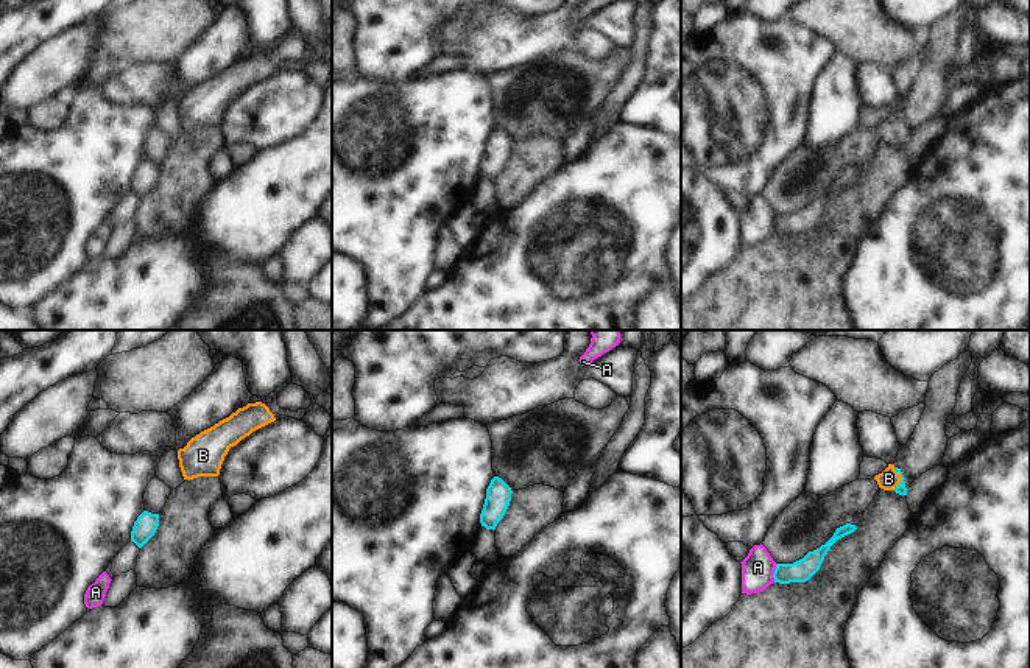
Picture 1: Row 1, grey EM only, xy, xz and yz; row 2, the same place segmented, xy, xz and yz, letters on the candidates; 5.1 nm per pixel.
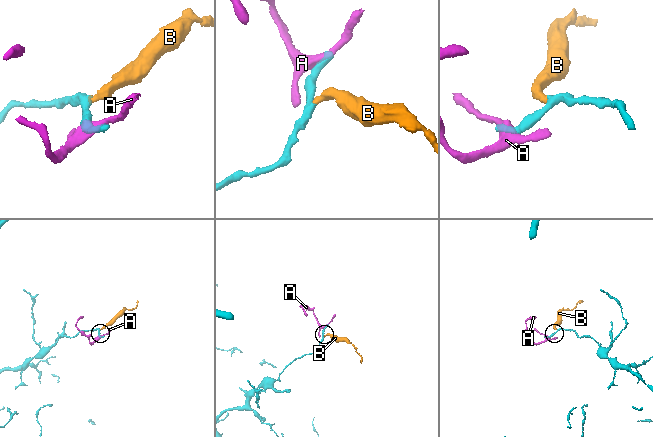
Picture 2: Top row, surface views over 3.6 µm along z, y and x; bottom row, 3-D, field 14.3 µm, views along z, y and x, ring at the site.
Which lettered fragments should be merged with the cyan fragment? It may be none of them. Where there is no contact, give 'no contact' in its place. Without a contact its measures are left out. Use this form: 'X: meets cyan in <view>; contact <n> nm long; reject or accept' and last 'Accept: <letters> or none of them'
A: meets cyan in yz; contact 100 nm long; reject
B: meets cyan in yz; contact 120 nm long; accept
Accept: B

